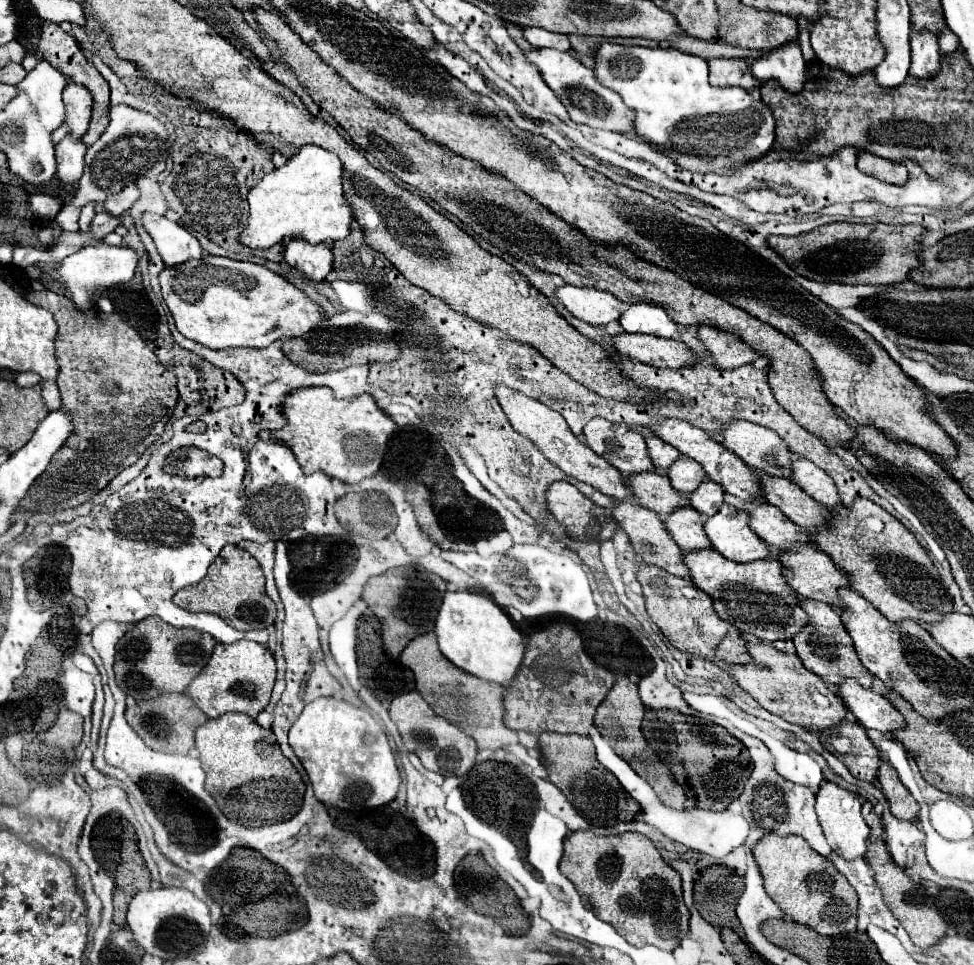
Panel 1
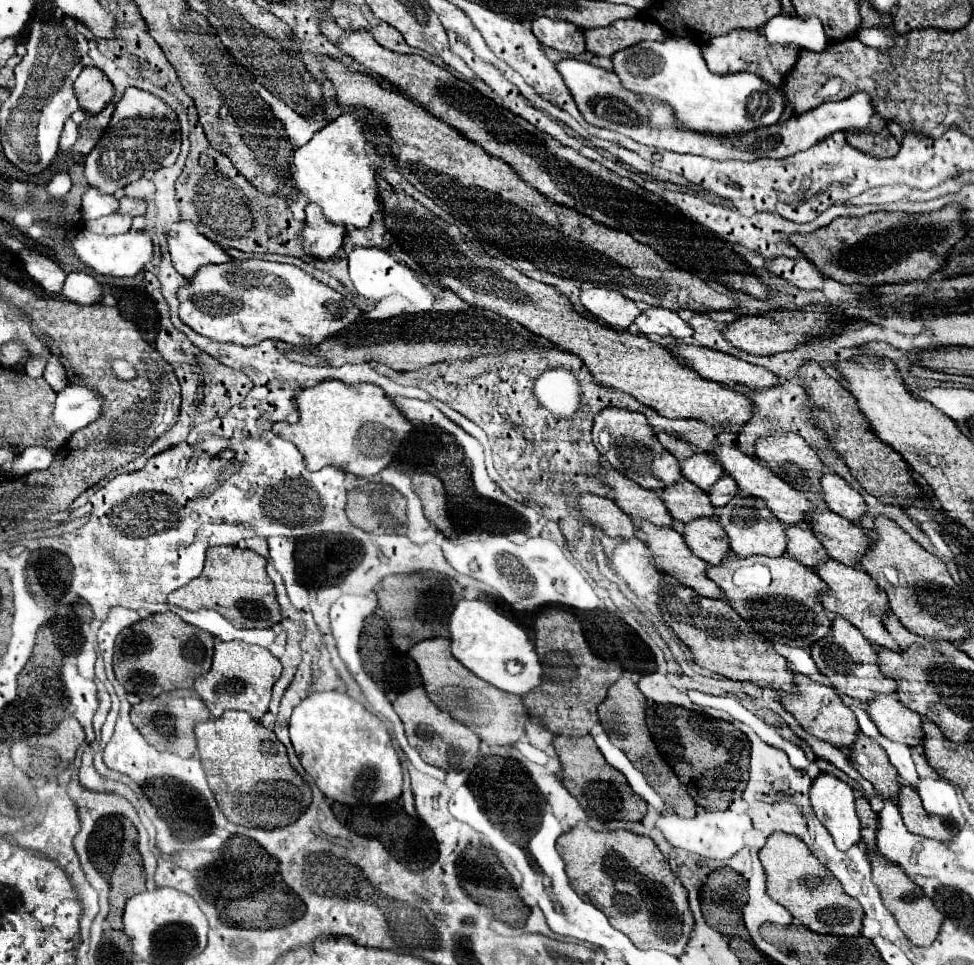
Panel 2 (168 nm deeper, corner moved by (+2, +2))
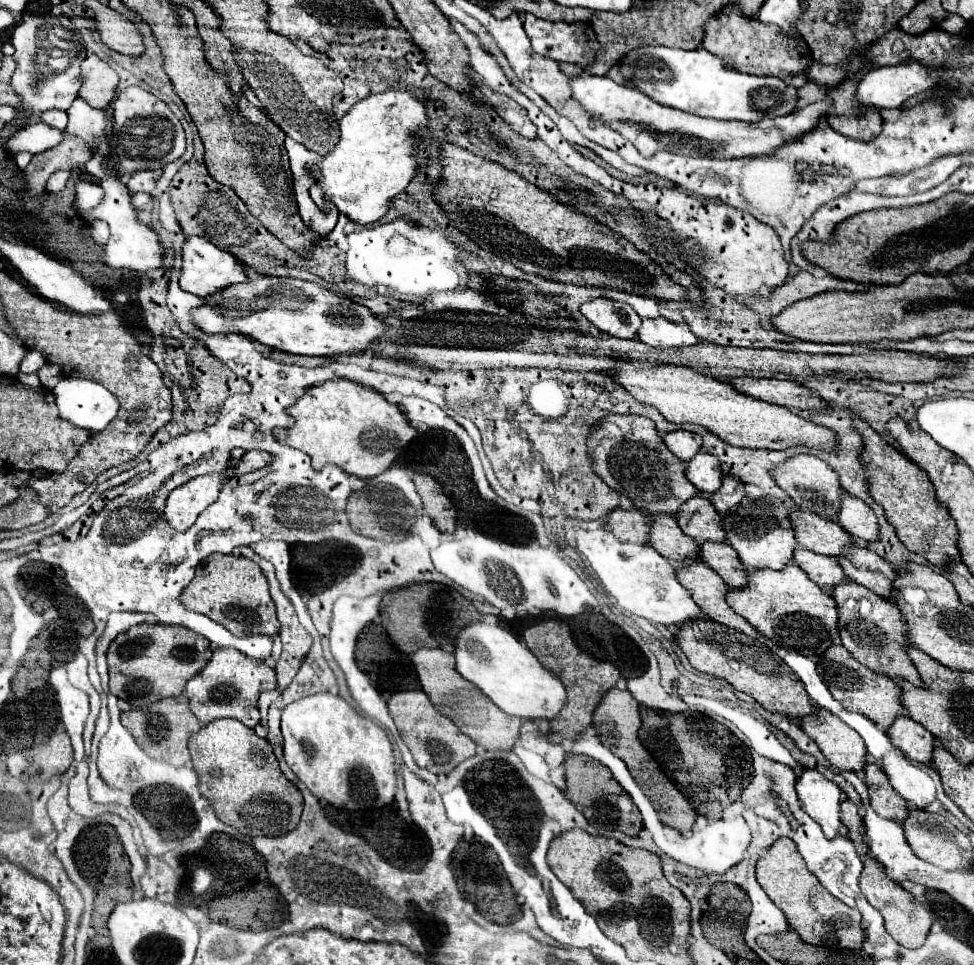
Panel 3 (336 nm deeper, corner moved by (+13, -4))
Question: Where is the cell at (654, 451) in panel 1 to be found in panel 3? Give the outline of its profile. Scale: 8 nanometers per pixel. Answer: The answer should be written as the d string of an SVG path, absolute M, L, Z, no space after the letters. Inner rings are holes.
M692 431L666 433L664 441L674 455L682 457L682 461L690 461L702 449L702 437L698 433L692 433Z

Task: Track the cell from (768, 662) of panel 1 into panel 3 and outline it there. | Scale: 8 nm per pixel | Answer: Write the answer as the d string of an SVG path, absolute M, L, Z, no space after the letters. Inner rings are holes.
M816 709L816 715L808 715L802 723L802 729L820 745L820 749L824 751L824 757L842 771L864 771L862 767L866 765L866 745L862 741L862 737L848 727L846 723L842 723L836 715L832 715L826 709Z

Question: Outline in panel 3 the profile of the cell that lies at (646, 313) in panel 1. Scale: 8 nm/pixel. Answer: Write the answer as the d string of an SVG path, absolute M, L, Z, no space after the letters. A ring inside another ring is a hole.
M664 317L658 319L644 319L642 327L638 331L638 339L650 347L686 347L686 345L696 345L698 339L696 335L686 327L672 323Z

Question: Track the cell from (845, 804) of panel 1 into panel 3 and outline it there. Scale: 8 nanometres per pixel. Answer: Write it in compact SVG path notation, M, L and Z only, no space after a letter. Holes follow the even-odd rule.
M804 769L796 781L796 791L802 809L820 823L822 831L828 837L838 835L840 831L840 801L842 791L836 783L828 781L816 769Z

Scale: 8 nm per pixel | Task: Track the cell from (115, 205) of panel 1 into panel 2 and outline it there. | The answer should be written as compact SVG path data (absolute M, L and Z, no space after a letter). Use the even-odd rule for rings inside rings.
M145 177L127 185L125 191L123 191L123 195L129 197L129 199L149 199L153 193L155 193L155 185L153 185L153 181L149 181Z

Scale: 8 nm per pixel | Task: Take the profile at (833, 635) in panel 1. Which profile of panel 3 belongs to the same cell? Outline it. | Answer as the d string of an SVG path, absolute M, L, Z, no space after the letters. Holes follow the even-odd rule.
M834 645L824 653L824 657L818 665L818 673L824 679L824 683L828 685L828 689L832 691L832 695L848 711L866 715L868 719L872 719L874 723L878 723L882 727L890 727L894 723L894 719L898 719L902 715L908 717L908 711L902 707L902 689L892 679L886 679L884 675L874 675L868 667L858 663L844 649L844 645Z

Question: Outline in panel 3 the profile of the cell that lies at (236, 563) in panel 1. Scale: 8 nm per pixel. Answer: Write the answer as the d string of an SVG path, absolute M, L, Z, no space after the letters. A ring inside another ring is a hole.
M214 553L206 557L198 569L192 583L180 595L186 609L206 615L208 619L224 625L238 637L246 635L276 635L280 631L280 623L276 619L276 607L270 597L268 581L262 569L246 559L236 555L220 555Z

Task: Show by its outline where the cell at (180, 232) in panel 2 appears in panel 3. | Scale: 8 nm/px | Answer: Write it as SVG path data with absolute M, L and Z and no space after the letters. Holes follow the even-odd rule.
M188 237L186 243L184 243L184 249L182 249L182 257L184 257L184 269L182 269L182 275L180 275L180 287L188 293L198 295L198 297L214 295L214 293L218 293L226 287L236 285L236 283L248 283L244 263L240 263L228 251L214 247L204 237Z

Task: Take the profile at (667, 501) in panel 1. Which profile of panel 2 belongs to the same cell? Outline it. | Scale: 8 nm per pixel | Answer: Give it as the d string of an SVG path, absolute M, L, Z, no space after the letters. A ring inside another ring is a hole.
M677 481L673 485L667 485L667 489L661 489L659 493L661 493L661 499L665 501L669 515L681 523L691 521L691 517L715 515L715 509L707 499L707 493L697 489L689 481Z

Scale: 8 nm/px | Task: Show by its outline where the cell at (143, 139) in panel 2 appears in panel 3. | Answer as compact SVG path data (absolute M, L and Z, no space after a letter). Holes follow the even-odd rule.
M128 87L116 95L110 107L114 109L110 159L112 159L112 167L118 169L122 175L166 167L168 163L182 157L182 153L186 151L186 135L180 119L156 95L140 87Z

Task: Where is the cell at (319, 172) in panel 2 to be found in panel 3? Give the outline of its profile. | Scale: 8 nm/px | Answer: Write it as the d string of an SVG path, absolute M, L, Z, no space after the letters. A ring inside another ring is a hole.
M384 91L358 101L350 109L350 113L340 119L338 147L330 155L322 157L322 165L314 169L316 175L320 173L320 183L310 189L314 203L318 203L318 207L324 207L324 201L330 199L340 213L346 213L350 221L360 225L372 225L382 219L390 207L390 201L408 187L408 183L422 171L422 167L430 163L424 141L414 141L414 137L420 135L428 121L430 119L426 115L424 99L418 99L410 91Z

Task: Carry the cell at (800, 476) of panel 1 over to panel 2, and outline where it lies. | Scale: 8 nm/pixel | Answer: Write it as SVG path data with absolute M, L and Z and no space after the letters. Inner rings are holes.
M823 473L821 491L823 491L823 501L829 505L833 513L839 513L849 521L859 521L859 517L865 513L863 497L855 489L851 489L839 475Z

